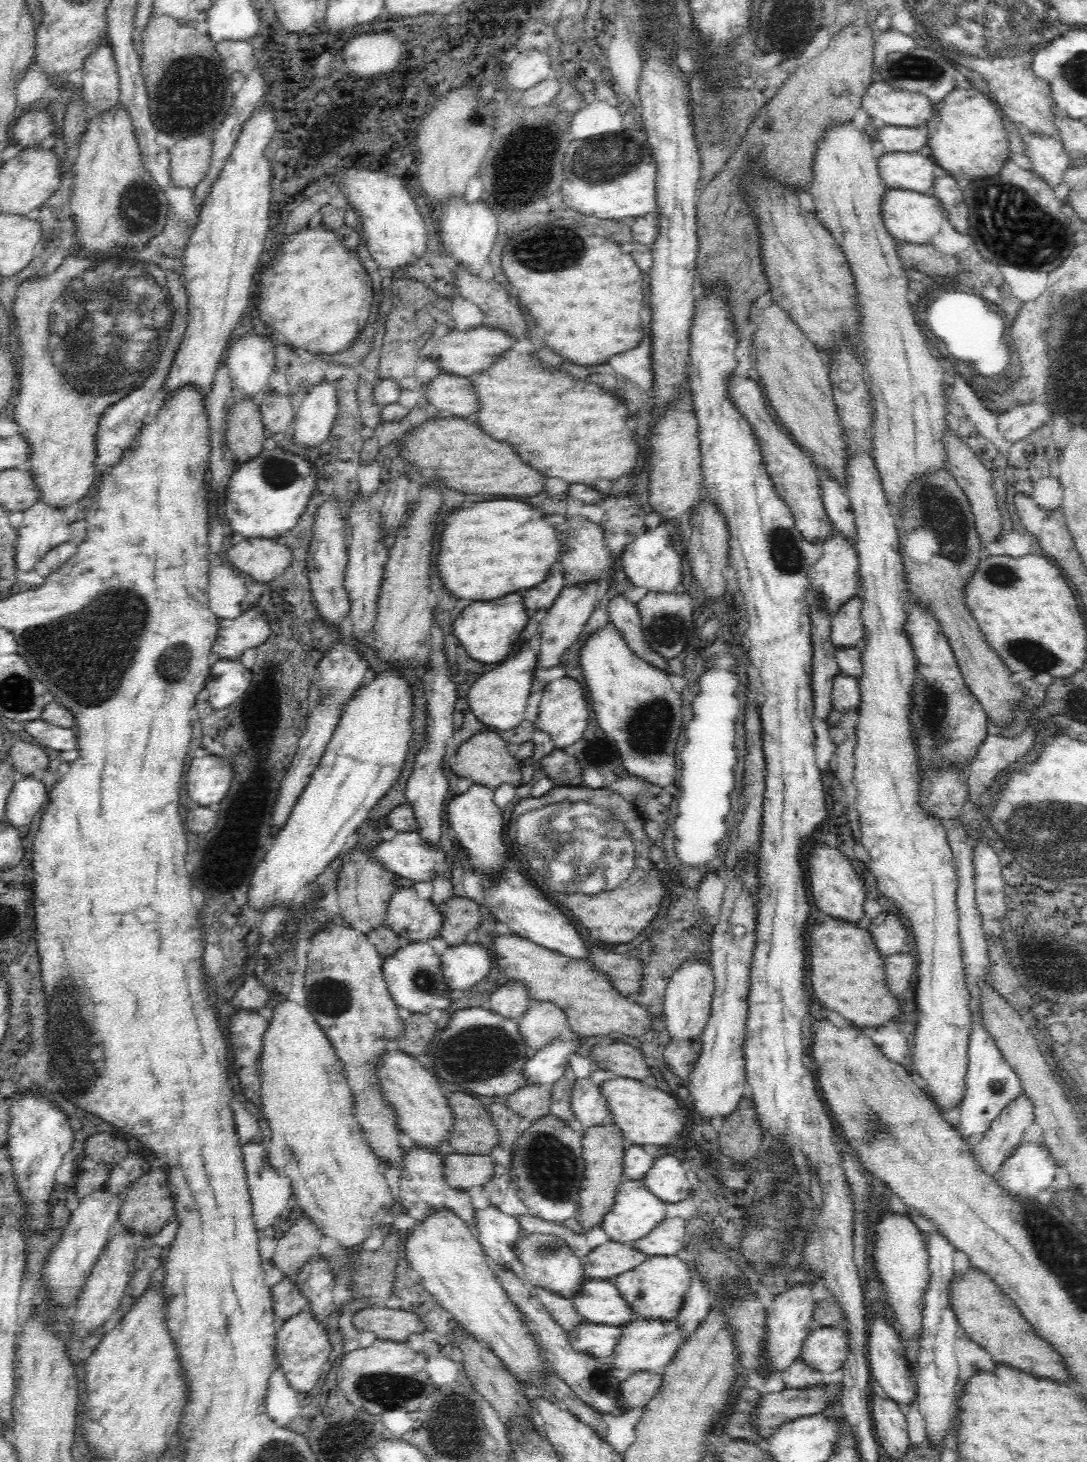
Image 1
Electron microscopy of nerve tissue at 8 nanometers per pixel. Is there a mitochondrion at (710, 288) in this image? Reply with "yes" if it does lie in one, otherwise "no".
no

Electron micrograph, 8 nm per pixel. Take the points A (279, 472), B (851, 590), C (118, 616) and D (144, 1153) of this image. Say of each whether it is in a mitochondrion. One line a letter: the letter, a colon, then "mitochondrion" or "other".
A: mitochondrion
B: other
C: mitochondrion
D: other

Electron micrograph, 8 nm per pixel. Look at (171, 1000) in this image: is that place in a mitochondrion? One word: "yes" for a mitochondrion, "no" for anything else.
no

